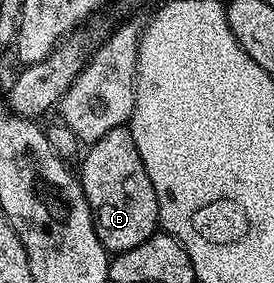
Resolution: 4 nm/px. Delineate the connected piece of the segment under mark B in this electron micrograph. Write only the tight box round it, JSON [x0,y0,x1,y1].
[80,128,159,255]

